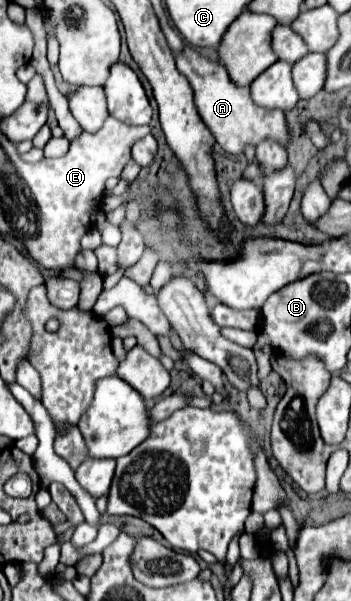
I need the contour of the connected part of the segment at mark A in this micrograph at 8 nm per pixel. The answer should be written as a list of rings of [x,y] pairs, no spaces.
[[[186,46],[182,54],[176,54],[176,66],[180,68],[180,72],[184,72],[190,86],[194,88],[194,104],[198,108],[198,114],[224,152],[242,154],[246,146],[256,148],[264,140],[276,140],[278,144],[286,146],[288,122],[284,112],[258,108],[250,98],[250,88],[232,84],[226,68],[222,68],[218,62],[208,62],[196,50]]]

